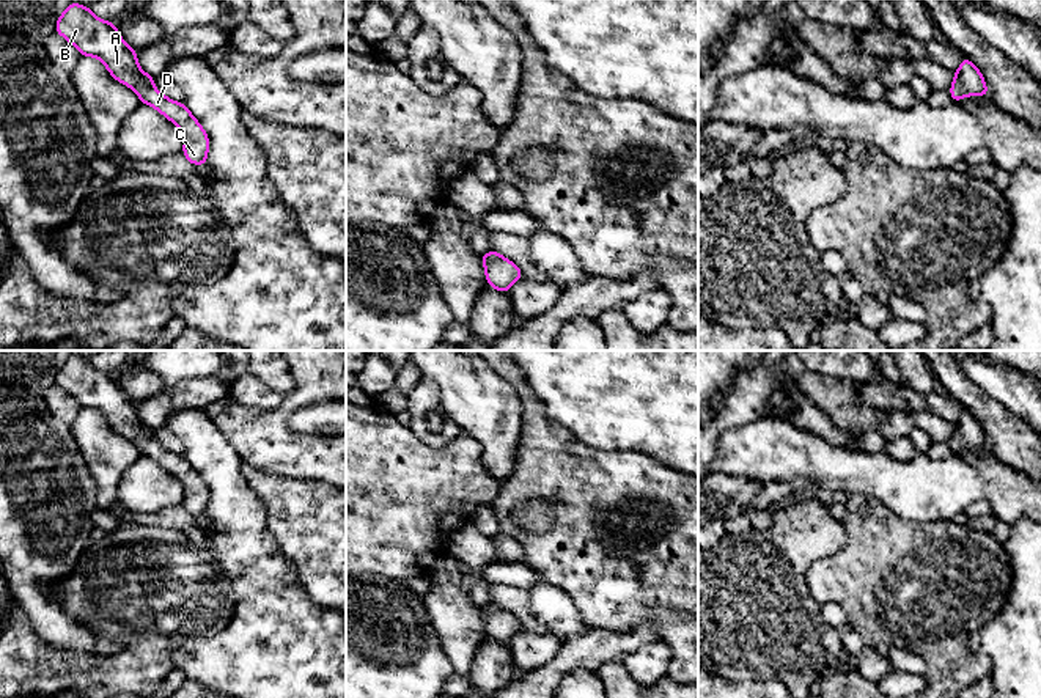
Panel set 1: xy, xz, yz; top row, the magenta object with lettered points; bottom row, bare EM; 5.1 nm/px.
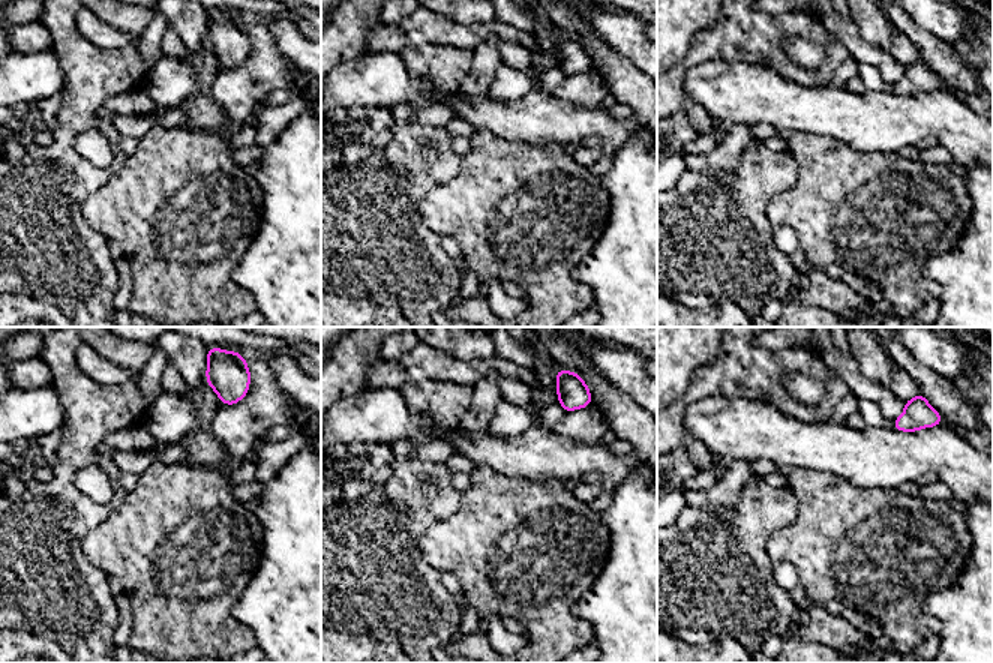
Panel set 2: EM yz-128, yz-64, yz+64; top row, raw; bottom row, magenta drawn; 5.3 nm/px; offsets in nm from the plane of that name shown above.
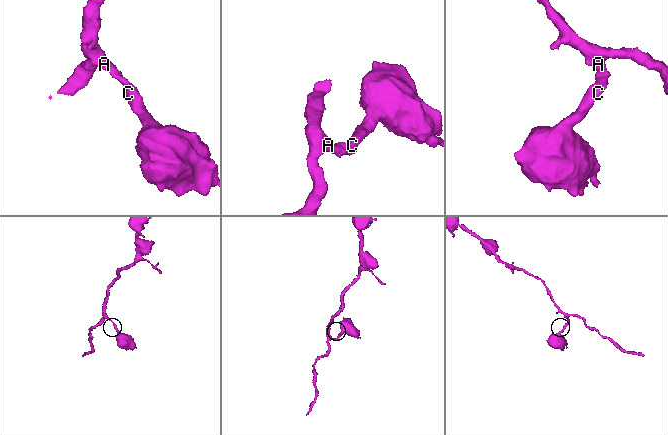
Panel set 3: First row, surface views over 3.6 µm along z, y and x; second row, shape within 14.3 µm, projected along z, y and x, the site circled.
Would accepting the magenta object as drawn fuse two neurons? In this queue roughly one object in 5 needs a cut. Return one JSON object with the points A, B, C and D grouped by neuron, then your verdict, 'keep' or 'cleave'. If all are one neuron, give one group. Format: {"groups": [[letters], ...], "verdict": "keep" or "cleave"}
{"groups": [["A", "B", "C", "D"]], "verdict": "keep"}

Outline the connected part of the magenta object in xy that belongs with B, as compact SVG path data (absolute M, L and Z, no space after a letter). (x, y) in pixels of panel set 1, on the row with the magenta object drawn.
M71 2L58 17L55 31L82 57L101 60L110 75L132 88L148 104L176 124L184 135L182 154L192 165L206 165L209 137L182 102L171 101L154 88L154 77L143 72L137 52L120 36L116 24L99 19L88 6Z

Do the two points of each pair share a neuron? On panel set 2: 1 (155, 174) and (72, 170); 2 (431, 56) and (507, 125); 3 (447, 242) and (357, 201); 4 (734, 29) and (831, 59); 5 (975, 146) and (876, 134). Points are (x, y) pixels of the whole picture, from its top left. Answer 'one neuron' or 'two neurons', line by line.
1: two neurons
2: two neurons
3: two neurons
4: one neuron
5: one neuron

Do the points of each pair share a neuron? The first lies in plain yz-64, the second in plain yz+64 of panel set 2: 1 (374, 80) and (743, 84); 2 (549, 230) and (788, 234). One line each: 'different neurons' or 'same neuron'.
1: same neuron
2: different neurons

